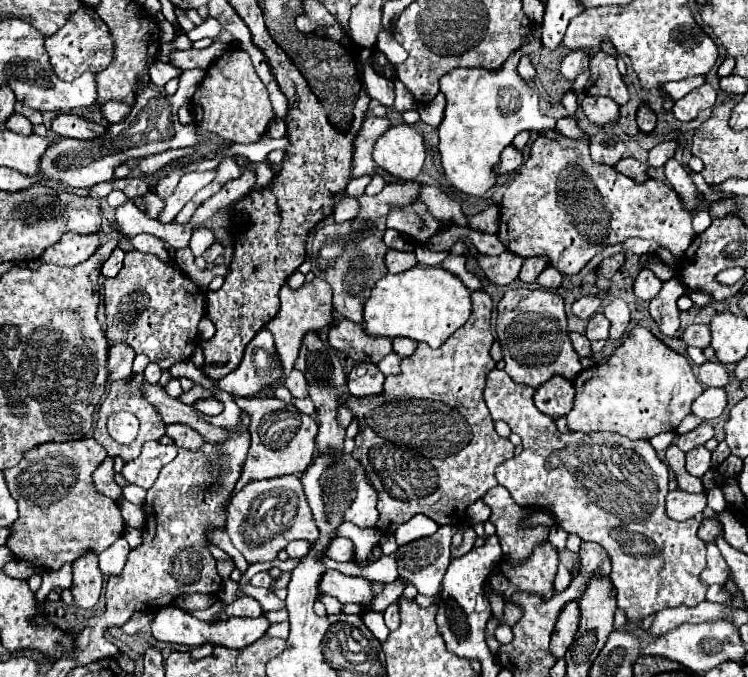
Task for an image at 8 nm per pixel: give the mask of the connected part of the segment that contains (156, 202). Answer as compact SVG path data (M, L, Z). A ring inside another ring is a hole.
M148 191L142 195L144 199L144 211L150 215L150 217L156 217L156 213L160 213L160 205L162 205L162 199L154 193L154 191Z

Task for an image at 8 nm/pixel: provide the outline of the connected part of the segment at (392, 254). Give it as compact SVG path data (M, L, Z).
M388 249L386 257L384 257L384 263L386 263L386 269L390 273L400 273L400 271L406 271L406 269L414 267L416 265L416 257L414 257L414 253Z

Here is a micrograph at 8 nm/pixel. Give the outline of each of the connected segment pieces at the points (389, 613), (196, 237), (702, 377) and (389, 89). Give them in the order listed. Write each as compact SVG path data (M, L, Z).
M392 603L386 611L384 611L384 619L386 619L386 627L390 631L394 631L398 625L400 625L400 609L398 609L398 603Z
M196 227L192 231L192 239L190 239L190 249L192 249L192 255L194 257L200 257L212 243L216 241L212 229L208 227Z
M706 361L698 367L698 381L704 387L722 387L730 383L730 379L732 379L732 371L728 371L718 361Z
M370 65L364 67L362 79L364 79L366 93L368 93L372 99L380 101L380 103L386 105L386 107L392 107L392 105L394 105L394 83L392 83L390 79L378 75Z

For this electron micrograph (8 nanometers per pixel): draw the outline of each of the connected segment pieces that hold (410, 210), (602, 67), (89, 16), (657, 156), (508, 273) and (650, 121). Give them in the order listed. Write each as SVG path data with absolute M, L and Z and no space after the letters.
M404 205L404 207L392 207L388 213L388 229L396 229L408 237L412 237L416 243L424 243L426 237L432 237L432 233L440 231L442 223L428 215L426 205Z
M604 51L590 55L590 79L584 87L586 95L606 95L618 105L630 101L628 85L616 67L616 59Z
M80 7L76 13L72 13L68 23L60 31L46 37L46 51L56 75L62 81L74 81L86 71L100 73L102 69L106 69L112 63L116 49L108 25L100 17L96 17L92 7Z
M664 141L664 143L658 143L652 151L650 151L650 163L652 167L662 167L670 157L674 157L676 149L678 149L680 141Z
M504 251L498 257L488 257L488 255L476 255L476 261L480 265L480 269L486 273L486 279L494 285L508 285L512 283L518 273L520 273L520 265L522 265L522 257Z
M640 103L640 107L638 107L638 127L644 133L648 133L656 127L656 115L648 103Z

